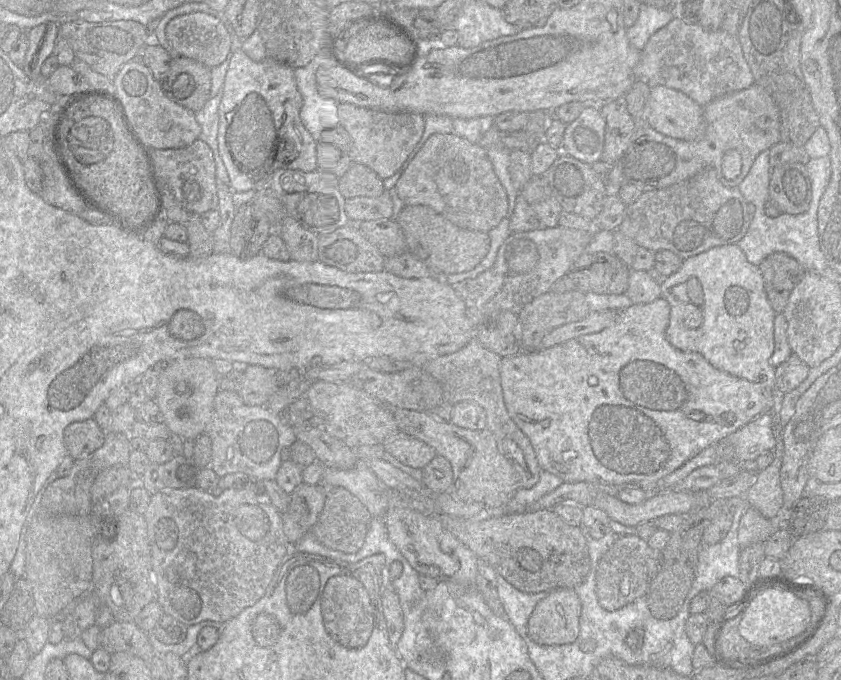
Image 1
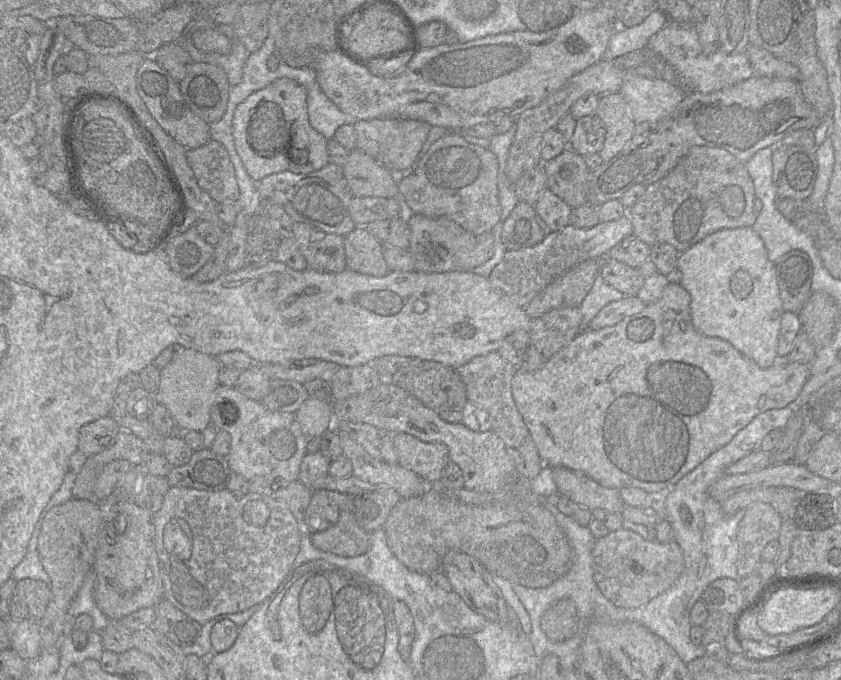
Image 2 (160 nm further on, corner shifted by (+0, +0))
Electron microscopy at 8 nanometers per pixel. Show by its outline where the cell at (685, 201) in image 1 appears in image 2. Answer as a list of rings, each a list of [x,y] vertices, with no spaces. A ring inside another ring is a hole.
[[[693,146],[664,178],[648,185],[645,194],[627,210],[634,236],[649,246],[670,244],[682,253],[716,231],[753,227],[758,216],[754,209],[755,197],[754,184],[746,163],[722,148]]]

